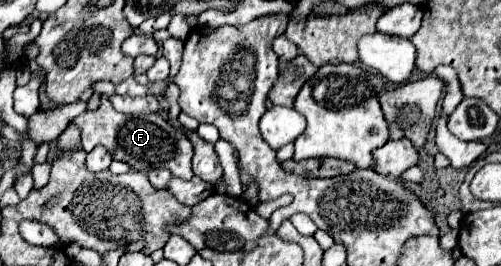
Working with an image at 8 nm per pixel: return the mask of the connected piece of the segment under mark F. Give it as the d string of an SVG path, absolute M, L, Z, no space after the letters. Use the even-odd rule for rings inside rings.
M108 97L102 99L102 105L98 107L98 111L94 113L82 113L74 119L74 123L80 127L82 131L82 149L86 153L90 153L96 145L102 145L108 149L108 153L112 155L112 159L120 159L120 161L126 161L132 169L136 171L148 171L150 167L166 167L172 171L174 177L180 177L180 179L192 179L192 155L194 155L194 149L192 149L192 143L188 137L184 137L182 133L178 133L172 125L168 125L160 115L156 113L150 113L150 115L124 115L124 113L118 113L110 103L108 103Z

